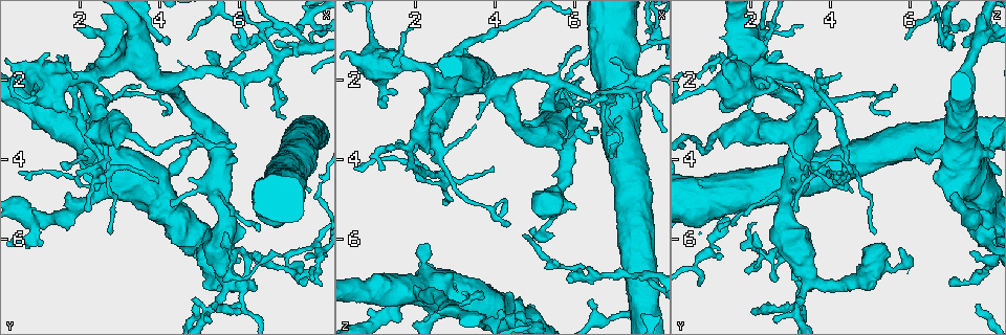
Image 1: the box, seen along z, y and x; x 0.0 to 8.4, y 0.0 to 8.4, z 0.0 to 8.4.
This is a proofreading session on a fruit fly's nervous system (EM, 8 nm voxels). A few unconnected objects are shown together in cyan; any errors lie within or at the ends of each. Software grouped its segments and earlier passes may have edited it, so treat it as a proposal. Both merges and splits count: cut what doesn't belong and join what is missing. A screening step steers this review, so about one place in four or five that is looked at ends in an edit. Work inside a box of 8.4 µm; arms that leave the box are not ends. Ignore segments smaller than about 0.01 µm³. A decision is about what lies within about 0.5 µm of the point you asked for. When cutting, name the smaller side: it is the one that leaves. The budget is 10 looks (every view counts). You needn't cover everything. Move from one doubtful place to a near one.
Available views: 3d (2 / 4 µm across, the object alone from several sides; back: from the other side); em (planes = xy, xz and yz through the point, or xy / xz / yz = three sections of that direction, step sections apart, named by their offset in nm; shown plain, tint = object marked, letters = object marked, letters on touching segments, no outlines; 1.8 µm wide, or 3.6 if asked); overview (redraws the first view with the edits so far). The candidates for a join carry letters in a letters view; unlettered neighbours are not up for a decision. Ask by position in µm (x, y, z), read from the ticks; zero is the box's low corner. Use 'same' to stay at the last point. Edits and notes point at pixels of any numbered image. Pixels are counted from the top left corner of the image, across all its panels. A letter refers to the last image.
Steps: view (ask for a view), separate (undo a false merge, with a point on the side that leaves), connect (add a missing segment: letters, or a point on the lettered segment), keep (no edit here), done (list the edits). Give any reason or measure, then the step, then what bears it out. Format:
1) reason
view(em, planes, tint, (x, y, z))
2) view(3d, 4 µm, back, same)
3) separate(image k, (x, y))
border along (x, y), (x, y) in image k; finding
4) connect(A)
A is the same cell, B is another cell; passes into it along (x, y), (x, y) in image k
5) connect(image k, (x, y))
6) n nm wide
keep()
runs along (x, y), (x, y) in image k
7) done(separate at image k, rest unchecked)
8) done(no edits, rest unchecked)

free end
view(em, planes, plain, (4.75, 0.85, 5.90))

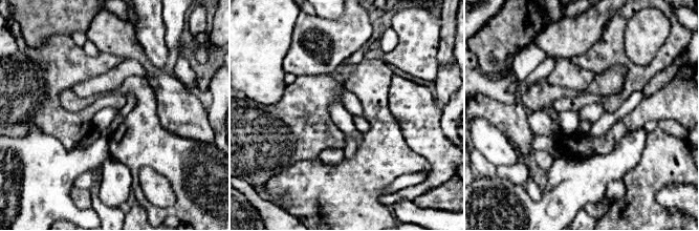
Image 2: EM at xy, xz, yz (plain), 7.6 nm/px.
view(em, planes, letters, same)

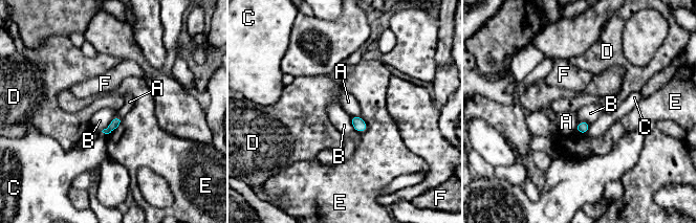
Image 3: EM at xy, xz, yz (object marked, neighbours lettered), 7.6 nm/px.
keep()
A, B, C, D, E and F are other cells; no lettered segment goes on from it

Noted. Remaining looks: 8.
sudden change in width
view(3d, 4 µm, (2.30, 3.95, 6.50))

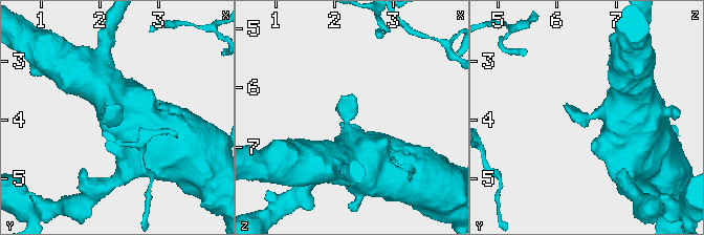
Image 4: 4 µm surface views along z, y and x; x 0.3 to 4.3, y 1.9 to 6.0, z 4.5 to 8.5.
shape alone is not enough
view(em, xz, step 4, tint, (2.25, 4.00, 6.45))

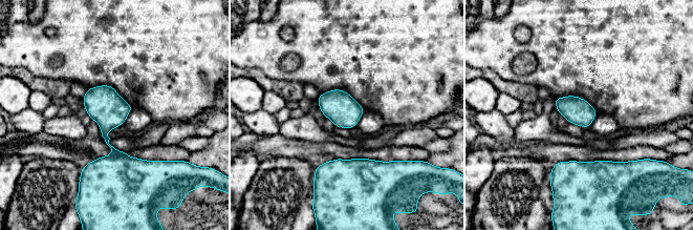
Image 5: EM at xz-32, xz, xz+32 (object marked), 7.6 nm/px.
another direction
view(em, planes, letters, same)

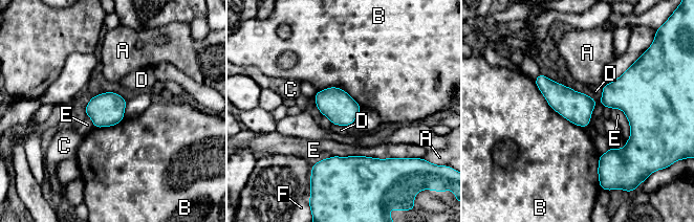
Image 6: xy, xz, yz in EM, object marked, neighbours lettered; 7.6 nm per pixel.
240 nm wide; E touches over 700 nm
keep()
A, B, C, D, E and F are other cells; one neuron here

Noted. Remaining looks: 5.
three arms meet
view(3d, 4 µm, (5.50, 7.70, 3.10))

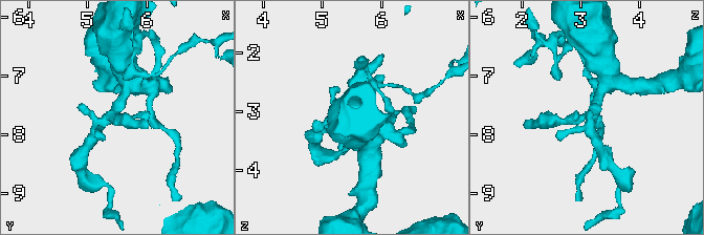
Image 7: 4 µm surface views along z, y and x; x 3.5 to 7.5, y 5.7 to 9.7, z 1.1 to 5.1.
shape alone is not enough
view(em, xz, step 4, tint, (5.50, 7.70, 3.05))

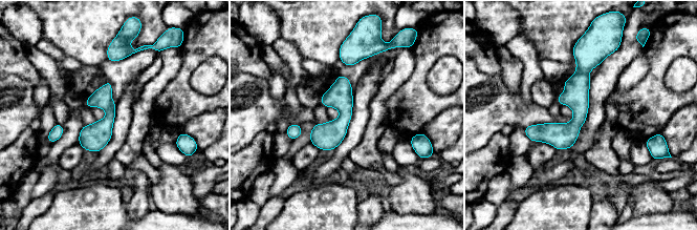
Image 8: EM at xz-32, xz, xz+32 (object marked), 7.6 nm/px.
another direction
view(em, planes, letters, same)

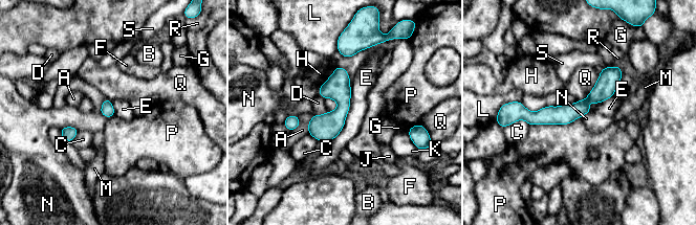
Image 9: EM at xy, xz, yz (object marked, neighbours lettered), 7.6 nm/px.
100 nm wide
keep()
A, B, C, D, E, F, G, H, J, K, L, M, N, P, Q, R and S are other cells; runs along (618, 72), (566, 114), (528, 116), (517, 104) in image 9; all the same neuron

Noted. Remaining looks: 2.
closes a loop
view(3d, 4 µm, (3.45, 1.45, 1.65))

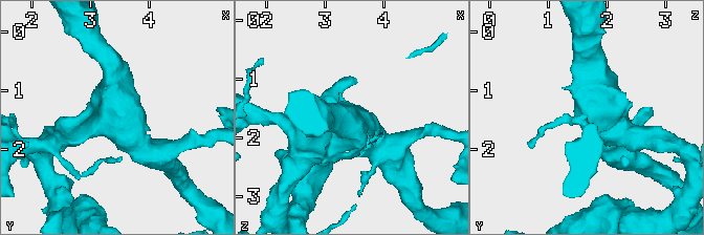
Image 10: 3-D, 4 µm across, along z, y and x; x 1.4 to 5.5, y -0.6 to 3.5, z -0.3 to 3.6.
now the EM
view(em, planes, letters, (3.50, 1.45, 1.70))

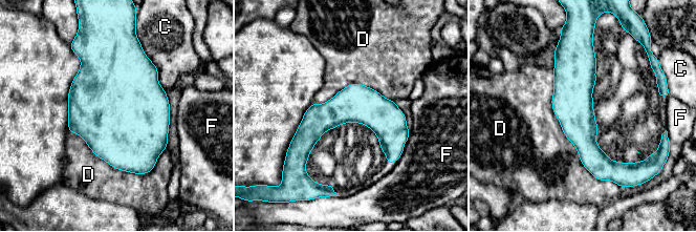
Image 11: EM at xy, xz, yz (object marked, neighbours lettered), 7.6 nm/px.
D touches over 950 nm
keep()
C, D and F are other cells; border along (552, 70), (564, 135), (613, 182) in image 11; one neuron here

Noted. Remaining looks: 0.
done(no edits, rest unchecked)

